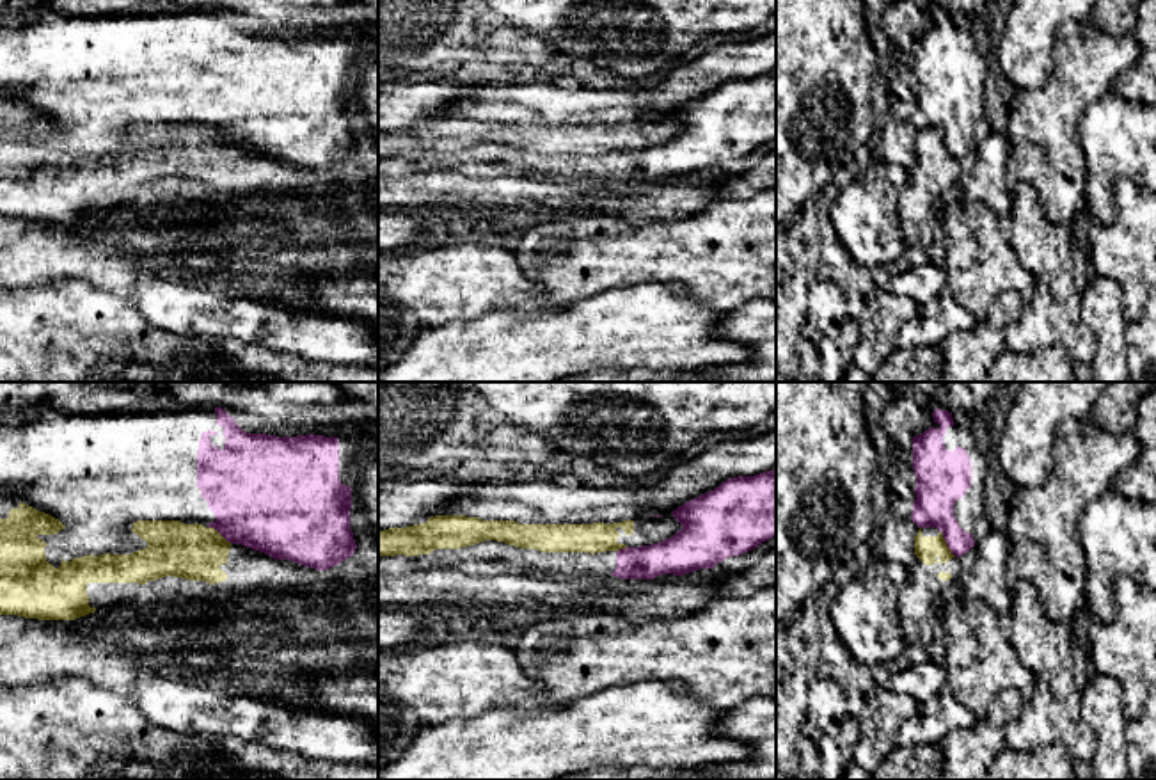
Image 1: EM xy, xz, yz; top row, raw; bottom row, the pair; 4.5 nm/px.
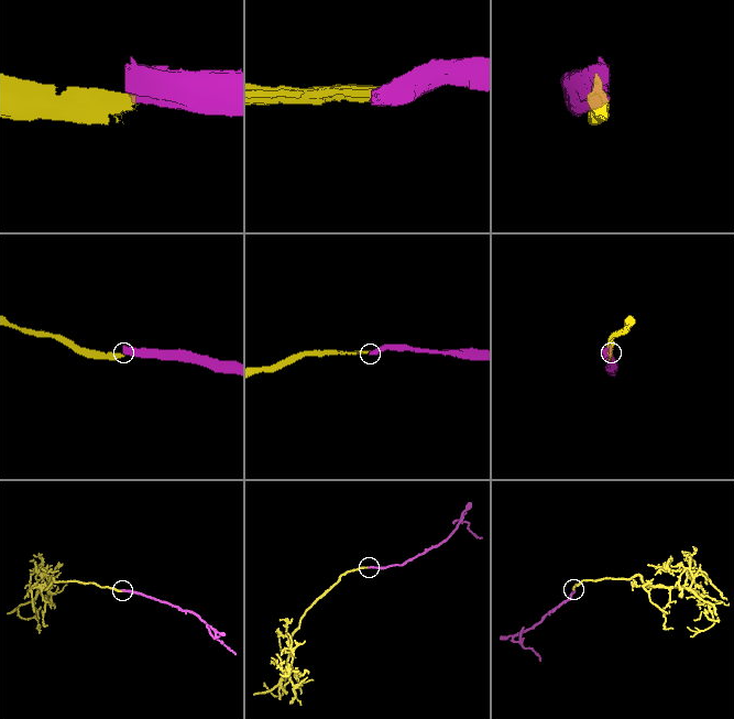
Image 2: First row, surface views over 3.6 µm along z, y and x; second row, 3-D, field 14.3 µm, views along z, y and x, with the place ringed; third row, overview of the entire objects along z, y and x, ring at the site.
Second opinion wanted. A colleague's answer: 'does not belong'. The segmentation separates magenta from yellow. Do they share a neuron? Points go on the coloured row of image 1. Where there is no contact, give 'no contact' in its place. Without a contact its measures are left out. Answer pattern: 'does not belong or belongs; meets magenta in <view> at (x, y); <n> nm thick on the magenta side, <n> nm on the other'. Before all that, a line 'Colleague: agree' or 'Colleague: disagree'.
Colleague: agree
does not belong; meets magenta in yz at (947, 544); 190 nm thick on the magenta side, 110 nm on the other

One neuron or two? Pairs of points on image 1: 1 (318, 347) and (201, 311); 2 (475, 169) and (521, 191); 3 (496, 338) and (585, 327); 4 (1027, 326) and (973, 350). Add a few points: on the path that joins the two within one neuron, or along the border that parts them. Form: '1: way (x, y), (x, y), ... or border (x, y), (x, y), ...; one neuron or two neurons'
1: way (290, 331), (229, 315); one neuron
2: border (451, 169), (469, 176), (530, 178); two neurons
3: way (517, 338), (563, 338); one neuron
4: border (1023, 302), (1021, 313), (1005, 329), (1005, 347); two neurons

